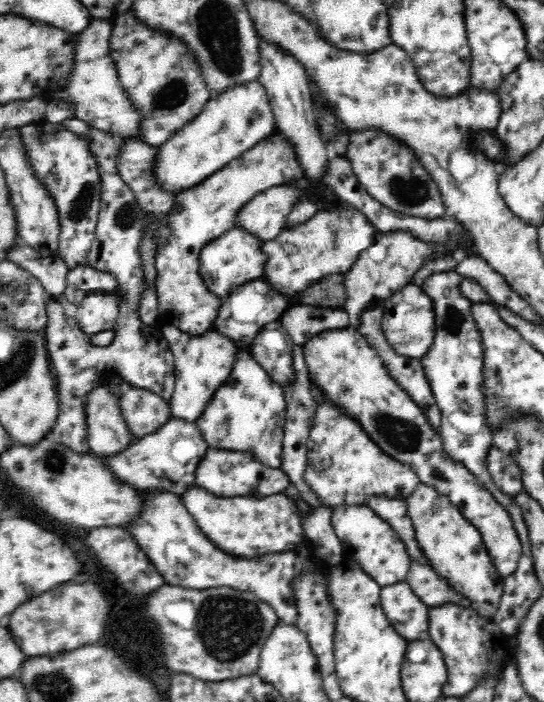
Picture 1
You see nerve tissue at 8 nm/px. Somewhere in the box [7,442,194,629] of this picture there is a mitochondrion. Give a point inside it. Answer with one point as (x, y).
(55, 461)

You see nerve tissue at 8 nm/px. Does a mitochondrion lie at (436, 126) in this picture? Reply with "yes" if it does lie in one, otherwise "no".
no

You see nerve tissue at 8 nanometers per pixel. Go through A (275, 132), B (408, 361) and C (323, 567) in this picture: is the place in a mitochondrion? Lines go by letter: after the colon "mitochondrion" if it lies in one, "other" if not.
A: other
B: other
C: other

